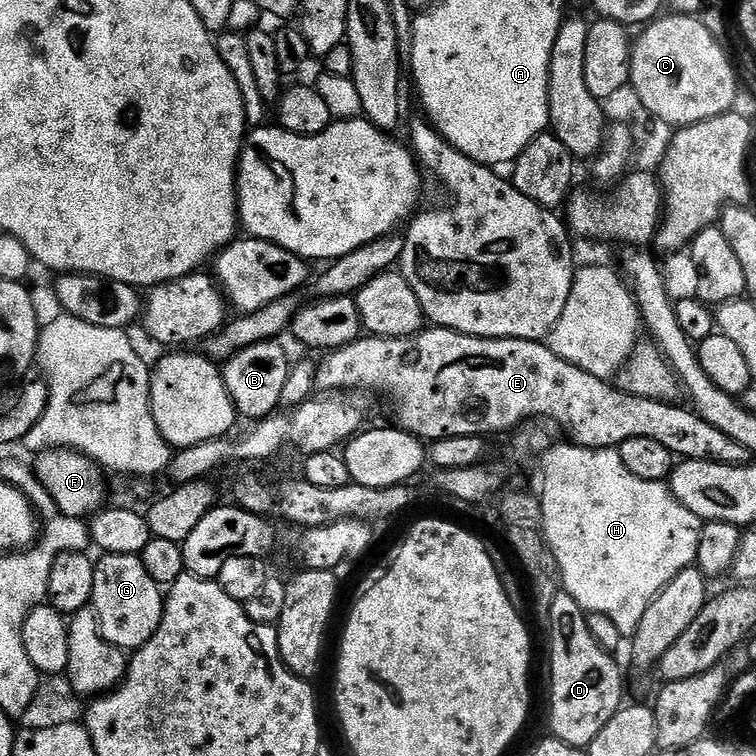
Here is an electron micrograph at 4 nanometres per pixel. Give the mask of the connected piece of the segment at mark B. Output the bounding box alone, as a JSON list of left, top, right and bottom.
[222,339,290,422]

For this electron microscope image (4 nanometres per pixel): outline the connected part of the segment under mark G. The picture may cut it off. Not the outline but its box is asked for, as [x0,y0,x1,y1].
[91,554,165,650]

